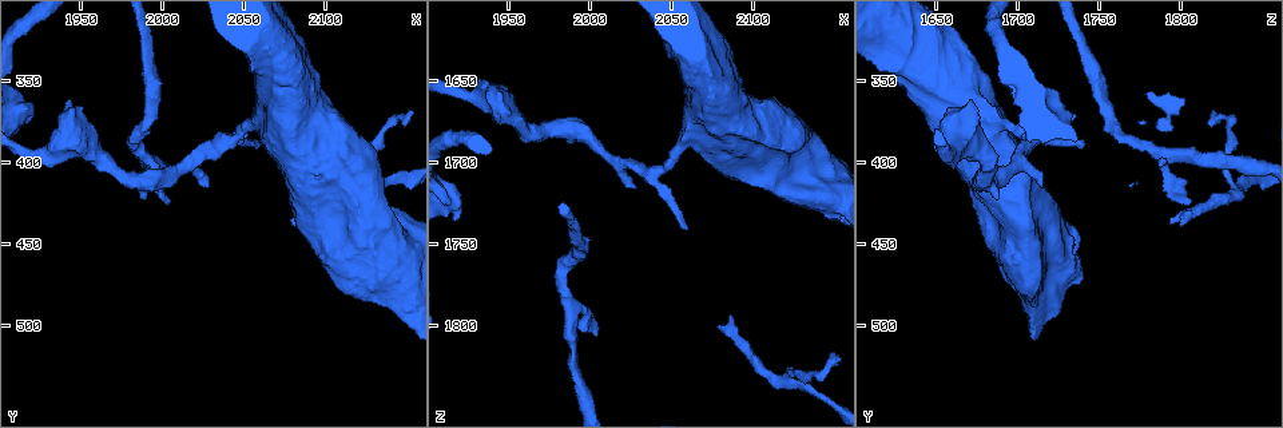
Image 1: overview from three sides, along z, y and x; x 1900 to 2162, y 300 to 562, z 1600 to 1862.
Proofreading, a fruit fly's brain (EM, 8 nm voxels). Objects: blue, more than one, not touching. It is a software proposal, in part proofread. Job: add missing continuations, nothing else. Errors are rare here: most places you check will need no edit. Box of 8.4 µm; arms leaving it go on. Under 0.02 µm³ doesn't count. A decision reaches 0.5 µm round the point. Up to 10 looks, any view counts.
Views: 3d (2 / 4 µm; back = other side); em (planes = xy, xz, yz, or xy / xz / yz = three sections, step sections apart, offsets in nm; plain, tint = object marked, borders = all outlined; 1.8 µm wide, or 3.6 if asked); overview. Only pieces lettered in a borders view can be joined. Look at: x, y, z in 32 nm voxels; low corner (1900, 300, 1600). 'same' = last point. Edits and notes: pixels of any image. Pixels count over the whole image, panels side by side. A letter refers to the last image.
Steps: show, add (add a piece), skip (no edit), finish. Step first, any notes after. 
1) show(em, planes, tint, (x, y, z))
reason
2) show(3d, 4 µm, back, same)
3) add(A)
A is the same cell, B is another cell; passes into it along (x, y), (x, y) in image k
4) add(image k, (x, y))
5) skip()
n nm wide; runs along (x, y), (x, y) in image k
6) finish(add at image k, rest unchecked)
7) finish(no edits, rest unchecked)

show(3d, 4 µm, (2004, 424, 1808))
tapers out

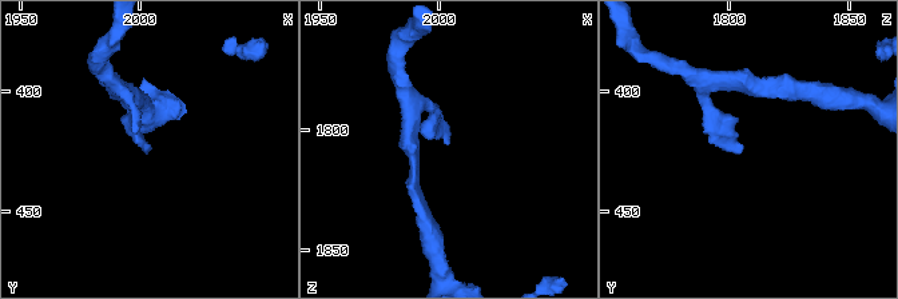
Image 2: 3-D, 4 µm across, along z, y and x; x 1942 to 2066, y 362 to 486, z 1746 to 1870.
show(em, xz, step 16, borders, (2004, 425, 1807))
need the tissue

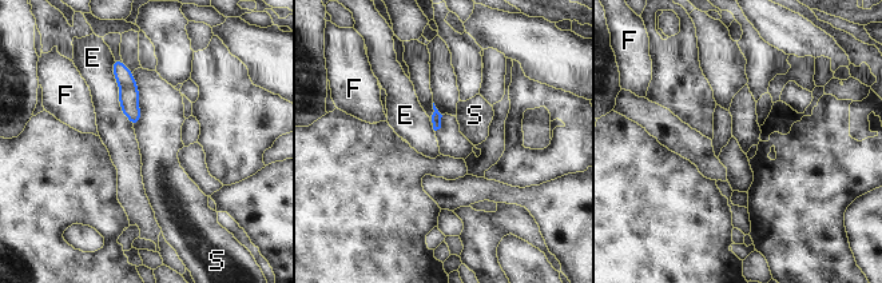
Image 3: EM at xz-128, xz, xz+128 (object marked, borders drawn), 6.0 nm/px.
skip()
E touches over 440 nm; E, F and S are other cells; none of them fits

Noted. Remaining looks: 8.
show(3d, 2 µm, (1918, 372, 1736))
an open end

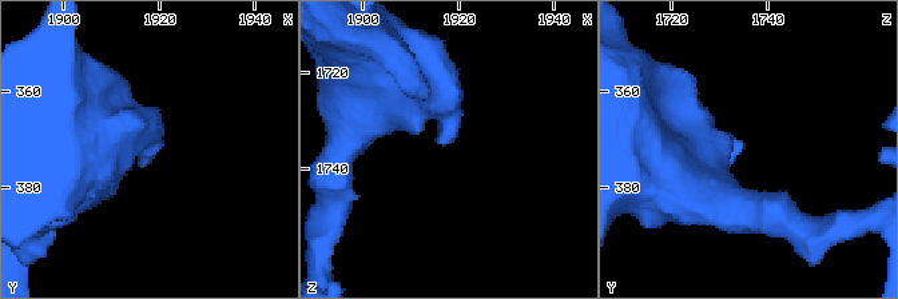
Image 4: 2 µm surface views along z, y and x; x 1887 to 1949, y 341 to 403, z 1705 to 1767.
show(em, xz, step 16, tint, (1917, 371, 1736))

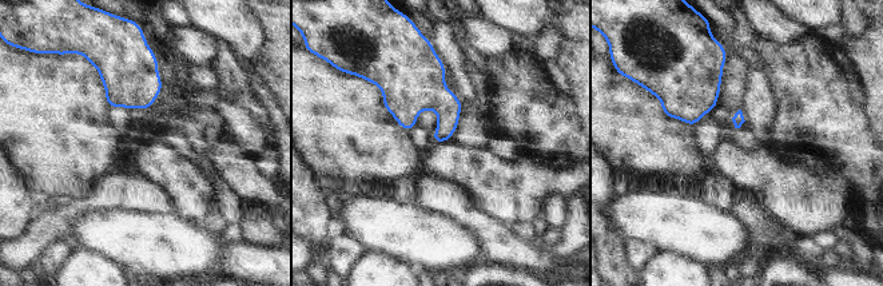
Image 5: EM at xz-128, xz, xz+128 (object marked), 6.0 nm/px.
show(em, xz, step 16, borders, same)

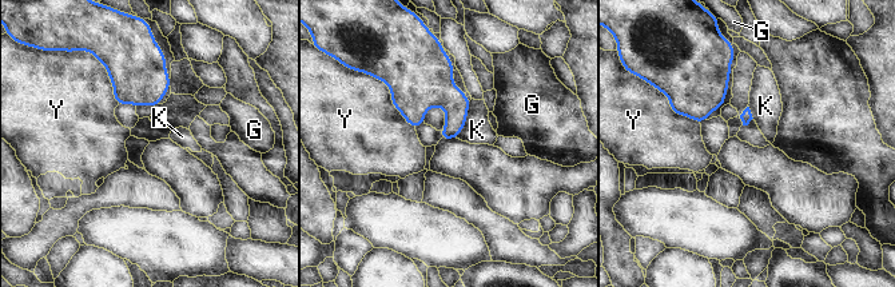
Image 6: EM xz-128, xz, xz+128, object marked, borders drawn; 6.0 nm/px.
skip()
G, K and Y are other cells; none of them fits

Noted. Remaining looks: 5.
show(em, planes, plain, (2028, 416, 1714))
free end

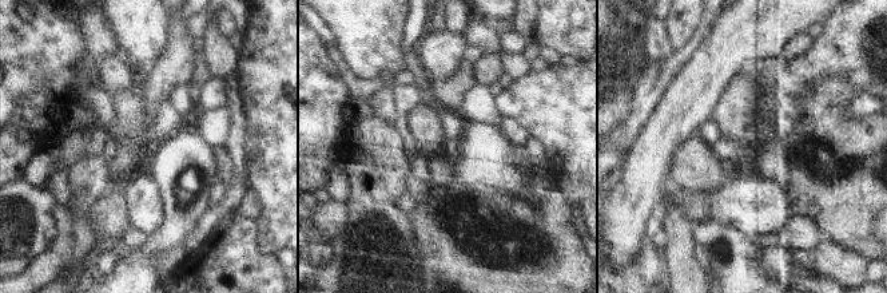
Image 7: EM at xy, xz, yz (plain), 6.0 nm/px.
show(em, planes, tint, same)
with the object marked

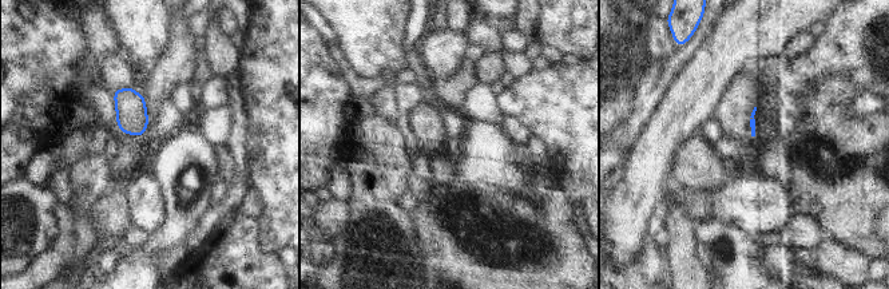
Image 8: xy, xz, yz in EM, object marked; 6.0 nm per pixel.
show(em, planes, borders, same)

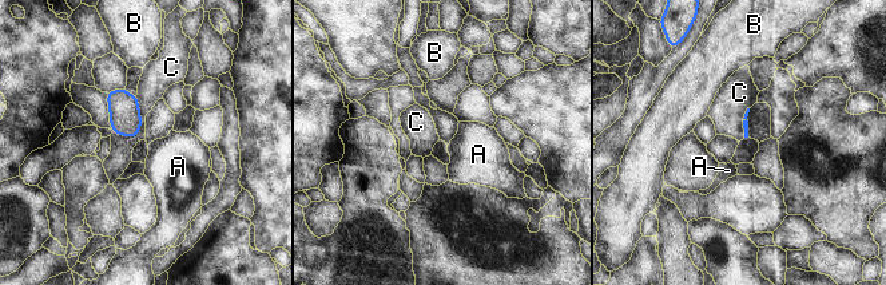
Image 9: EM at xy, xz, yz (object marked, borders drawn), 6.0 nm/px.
skip()
A, B and C are other cells; no lettered piece goes on from it

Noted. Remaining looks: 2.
show(em, xz, step 8, borders, (1944, 362, 1670))
stops while still wide

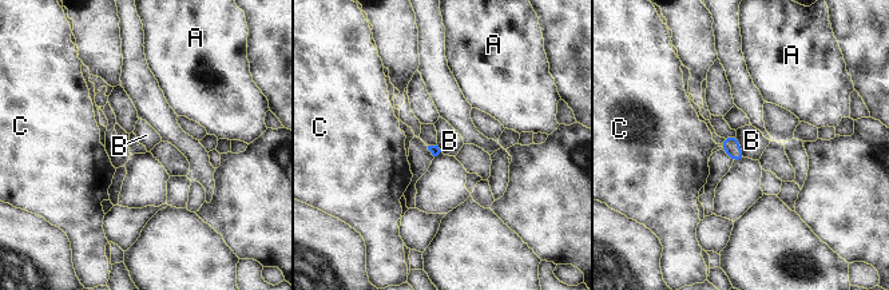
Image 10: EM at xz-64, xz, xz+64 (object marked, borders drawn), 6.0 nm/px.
show(em, planes, borders, same)
another direction

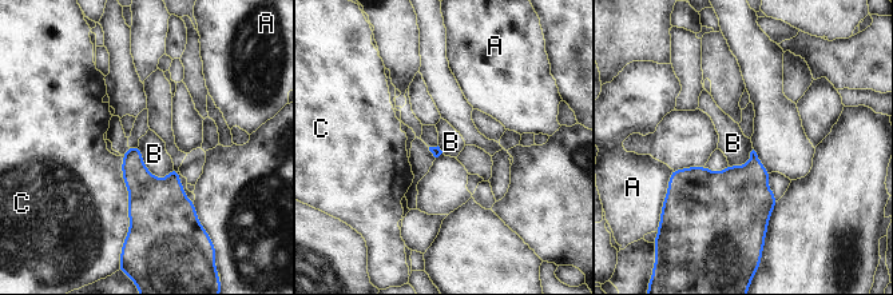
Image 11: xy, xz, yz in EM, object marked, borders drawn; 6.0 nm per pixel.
skip()
A, B and C are other cells; no lettered piece goes on from it

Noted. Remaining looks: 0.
finish(no edits, rest unchecked)

